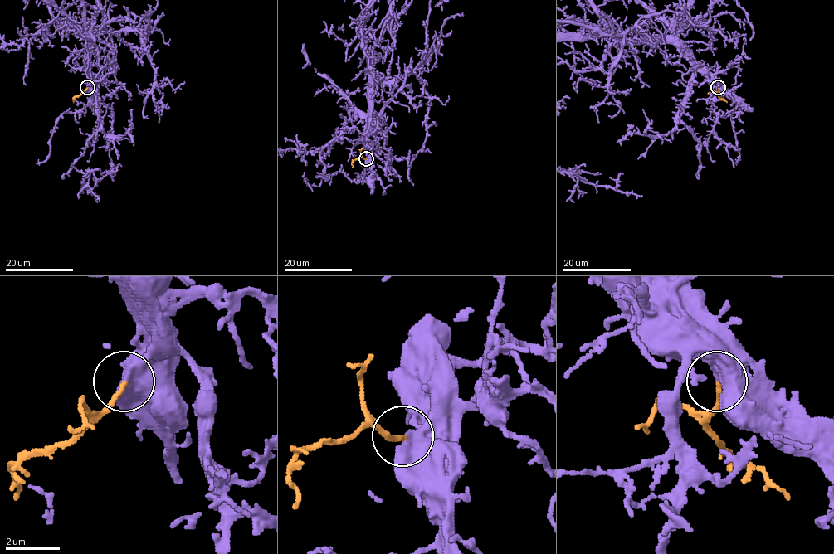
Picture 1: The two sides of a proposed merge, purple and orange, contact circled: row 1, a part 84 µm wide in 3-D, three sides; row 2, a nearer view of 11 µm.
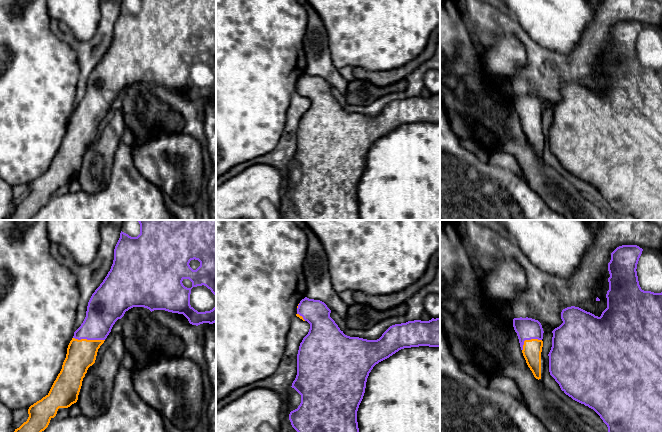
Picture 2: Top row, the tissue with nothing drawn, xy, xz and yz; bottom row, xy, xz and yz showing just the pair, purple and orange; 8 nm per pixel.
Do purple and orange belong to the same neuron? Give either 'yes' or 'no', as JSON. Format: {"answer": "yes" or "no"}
{"answer": "yes"}

